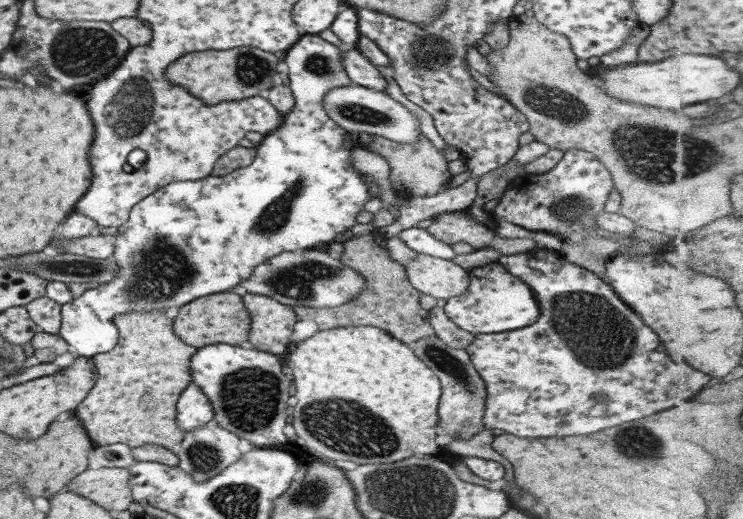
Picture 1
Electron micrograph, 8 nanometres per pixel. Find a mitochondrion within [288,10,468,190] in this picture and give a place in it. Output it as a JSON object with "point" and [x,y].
{"point":[426,54]}

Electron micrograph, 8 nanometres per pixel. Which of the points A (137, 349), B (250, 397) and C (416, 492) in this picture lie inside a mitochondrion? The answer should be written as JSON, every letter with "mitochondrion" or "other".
{"A":"other","B":"mitochondrion","C":"mitochondrion"}

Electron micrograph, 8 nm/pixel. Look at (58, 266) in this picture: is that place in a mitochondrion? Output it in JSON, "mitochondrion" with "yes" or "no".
{"mitochondrion":"yes"}

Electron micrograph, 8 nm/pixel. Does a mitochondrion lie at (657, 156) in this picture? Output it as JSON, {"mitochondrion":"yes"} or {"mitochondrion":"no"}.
{"mitochondrion":"yes"}

